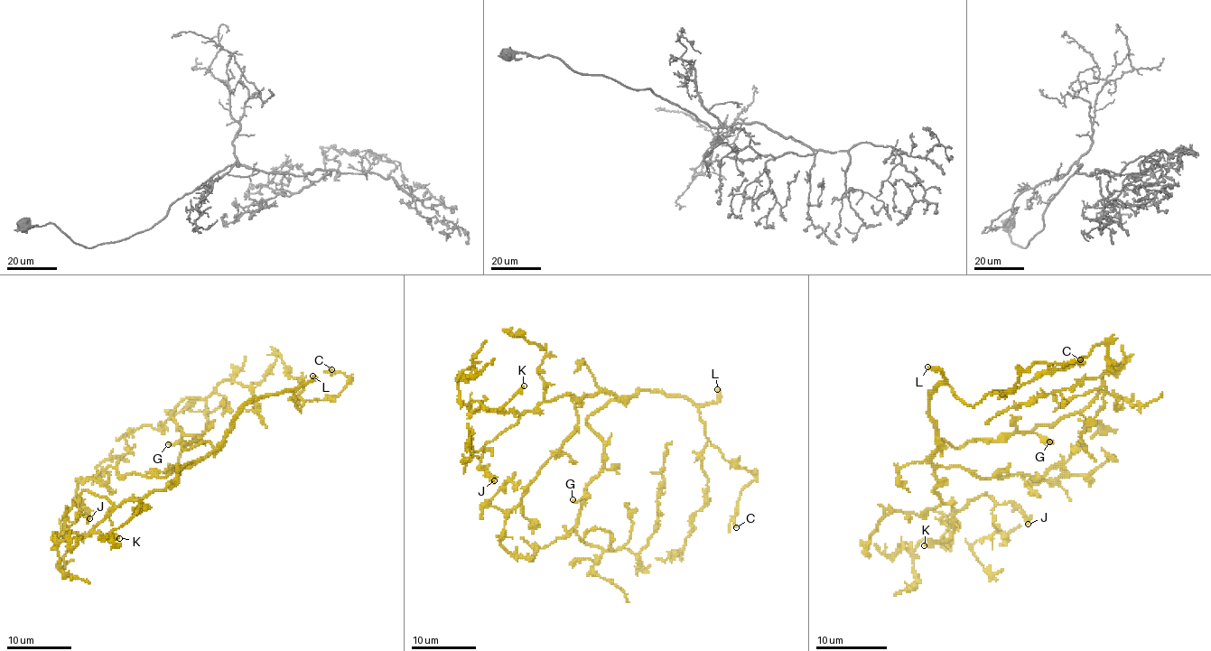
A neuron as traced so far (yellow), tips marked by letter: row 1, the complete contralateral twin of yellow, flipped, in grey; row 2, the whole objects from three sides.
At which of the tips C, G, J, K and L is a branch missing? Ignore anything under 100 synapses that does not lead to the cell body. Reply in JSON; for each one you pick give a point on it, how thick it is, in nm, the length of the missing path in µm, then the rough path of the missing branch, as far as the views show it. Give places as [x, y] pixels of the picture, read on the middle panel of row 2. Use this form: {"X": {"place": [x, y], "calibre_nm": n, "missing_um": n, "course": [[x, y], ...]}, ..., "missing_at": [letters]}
{"L": {"place": [717, 389], "calibre_nm": 300, "missing_um": 160}, "missing_at": ["L"]}

